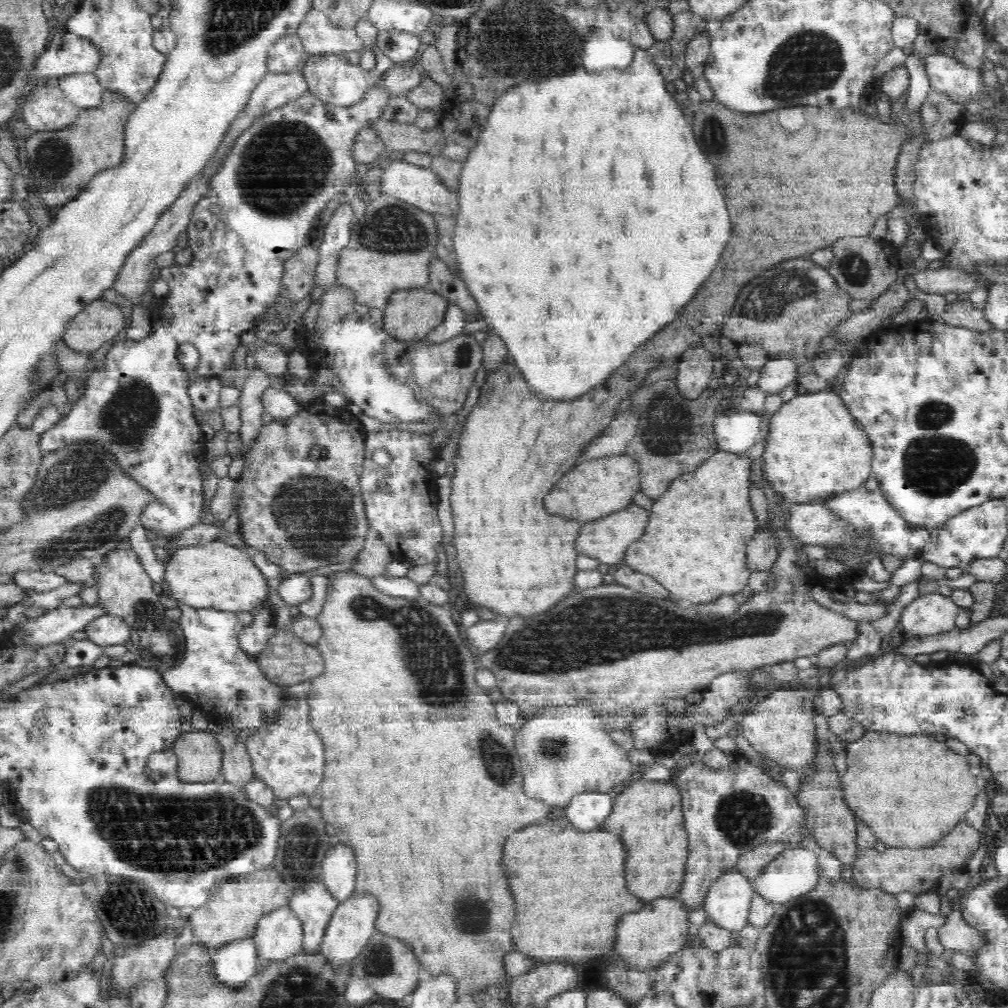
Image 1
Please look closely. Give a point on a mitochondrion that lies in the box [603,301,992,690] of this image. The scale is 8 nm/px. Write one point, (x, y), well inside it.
(936, 463)

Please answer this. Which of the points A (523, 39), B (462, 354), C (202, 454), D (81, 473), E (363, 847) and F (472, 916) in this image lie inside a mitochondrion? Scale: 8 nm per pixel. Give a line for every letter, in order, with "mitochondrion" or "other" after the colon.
A: mitochondrion
B: mitochondrion
C: other
D: mitochondrion
E: other
F: mitochondrion

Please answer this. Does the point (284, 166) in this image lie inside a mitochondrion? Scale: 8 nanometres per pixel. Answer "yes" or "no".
yes

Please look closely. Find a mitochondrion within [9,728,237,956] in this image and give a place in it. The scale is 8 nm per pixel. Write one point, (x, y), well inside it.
(129, 911)

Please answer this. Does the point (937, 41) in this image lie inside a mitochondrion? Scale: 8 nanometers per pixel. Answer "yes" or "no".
no

